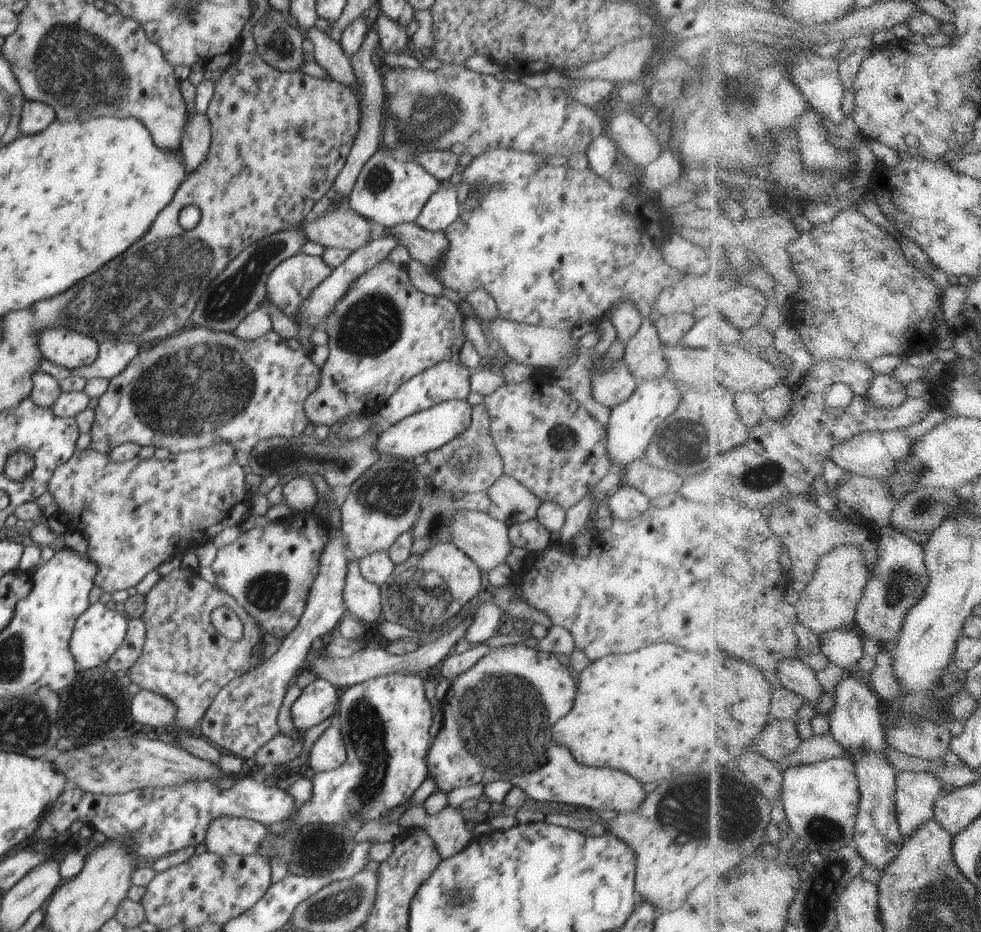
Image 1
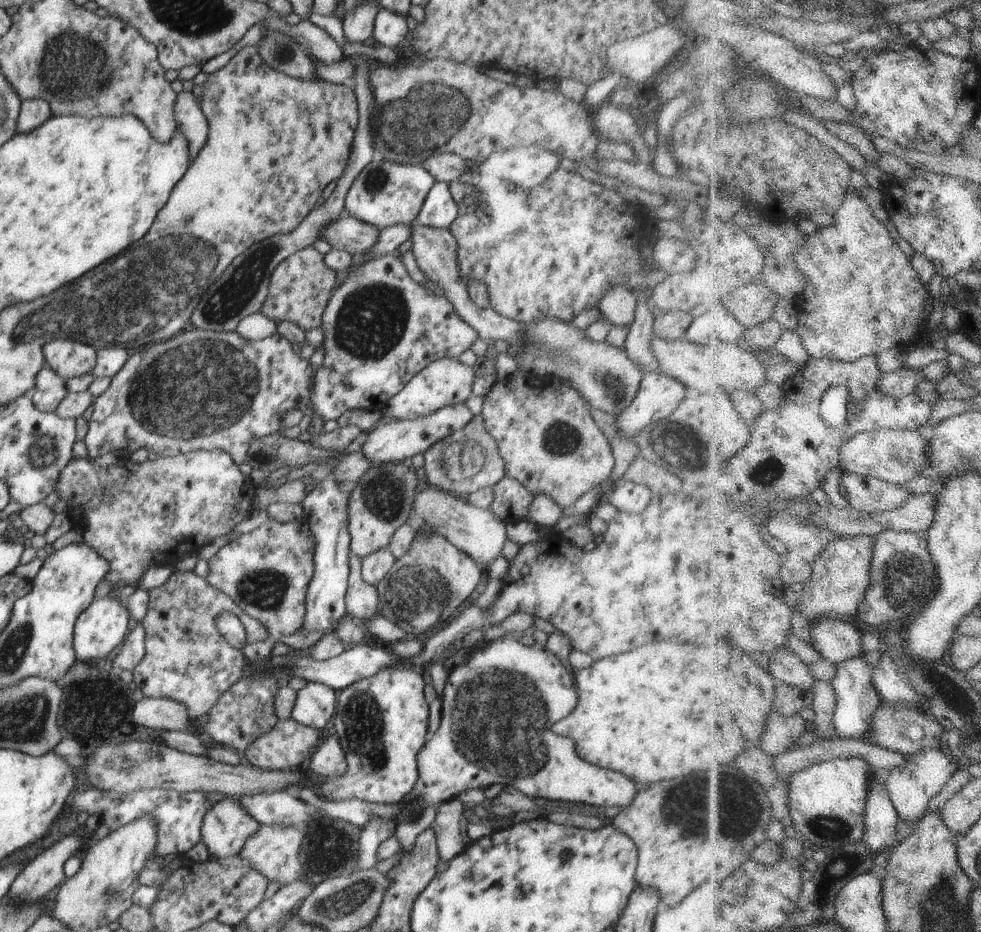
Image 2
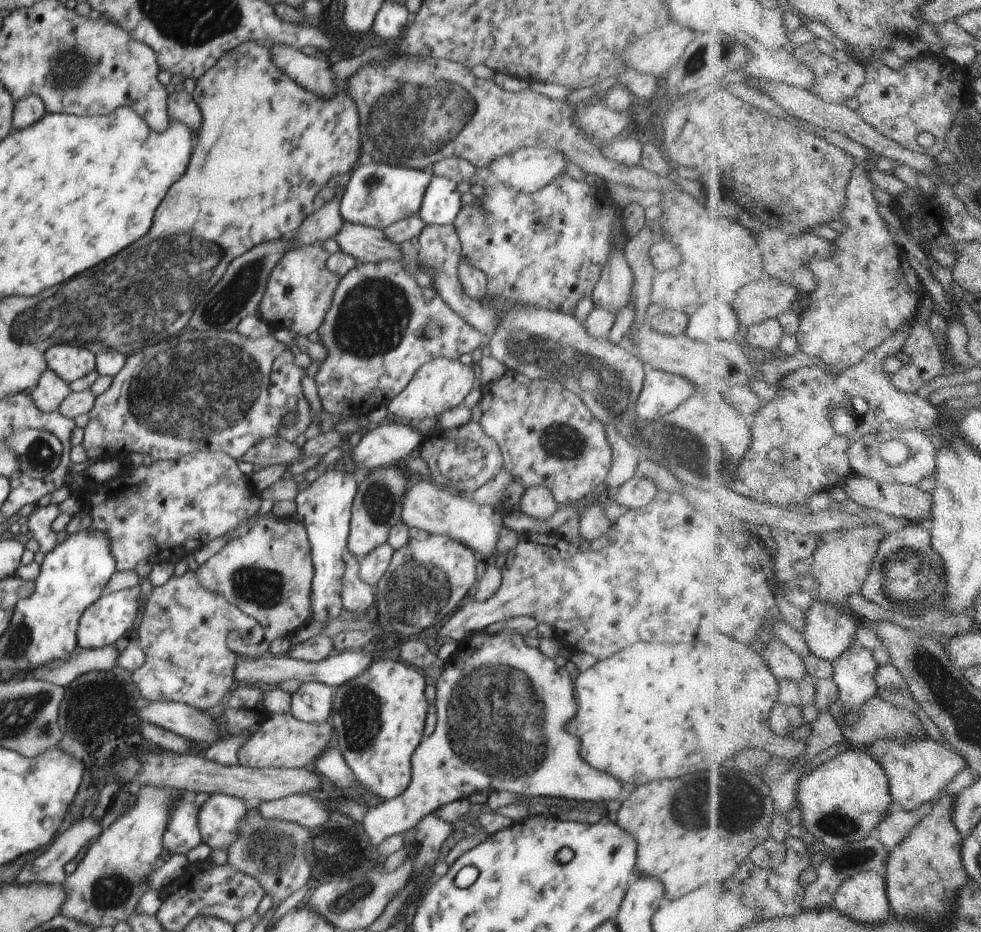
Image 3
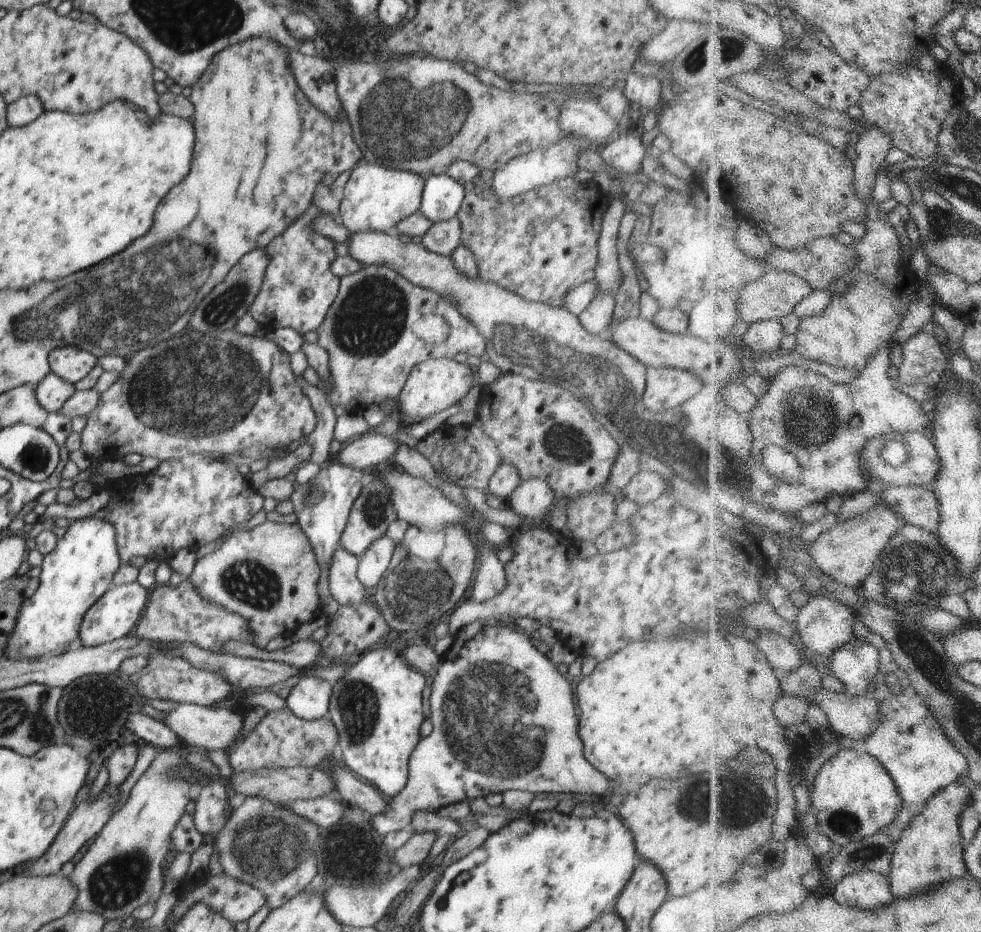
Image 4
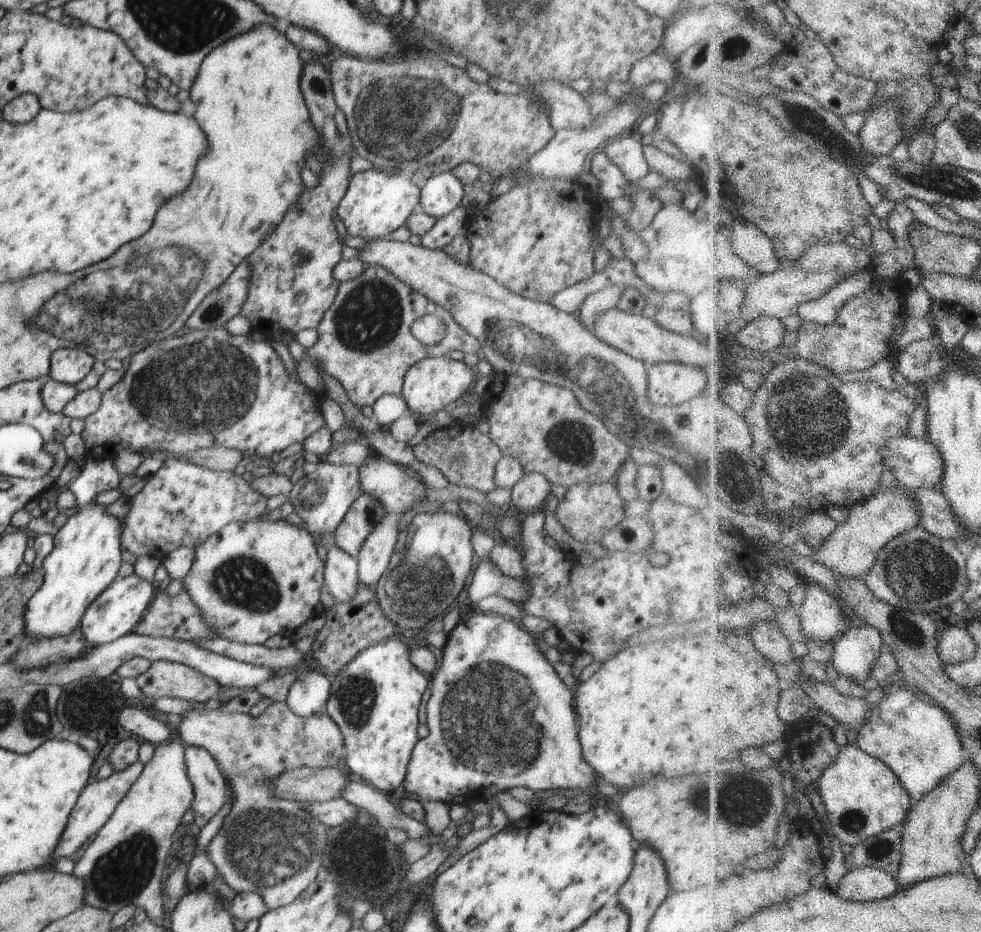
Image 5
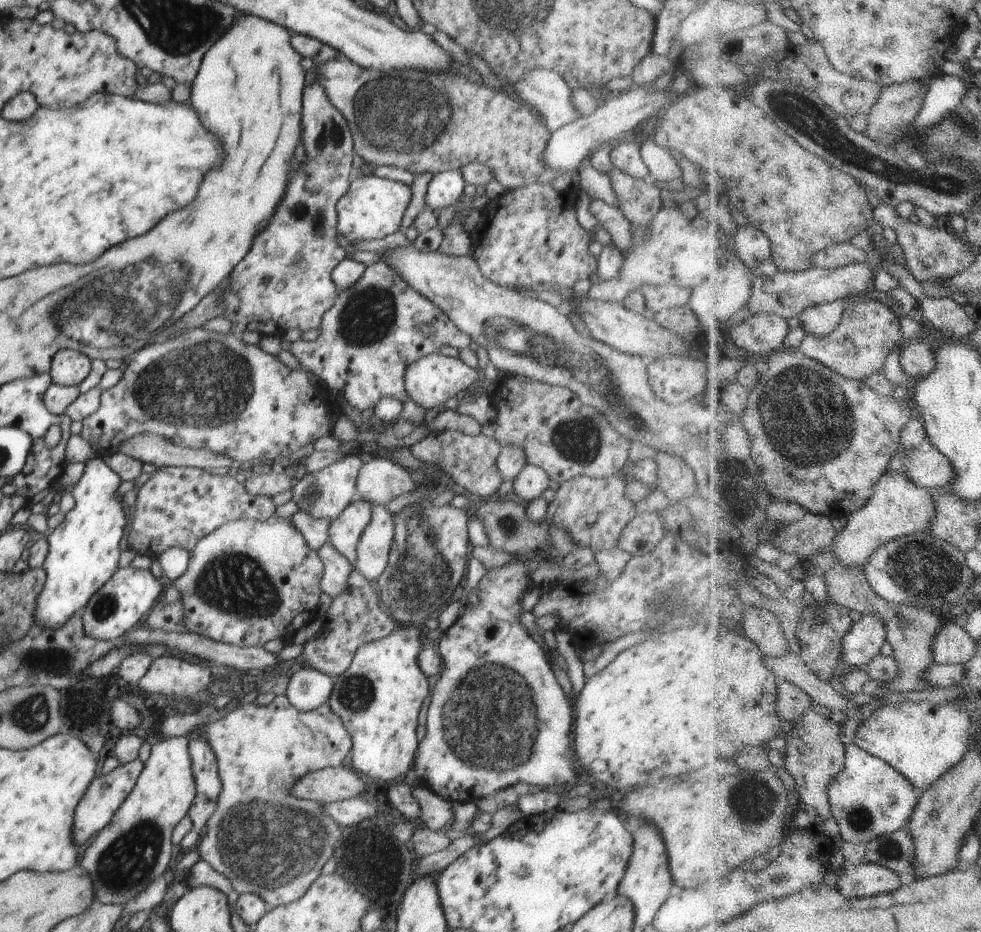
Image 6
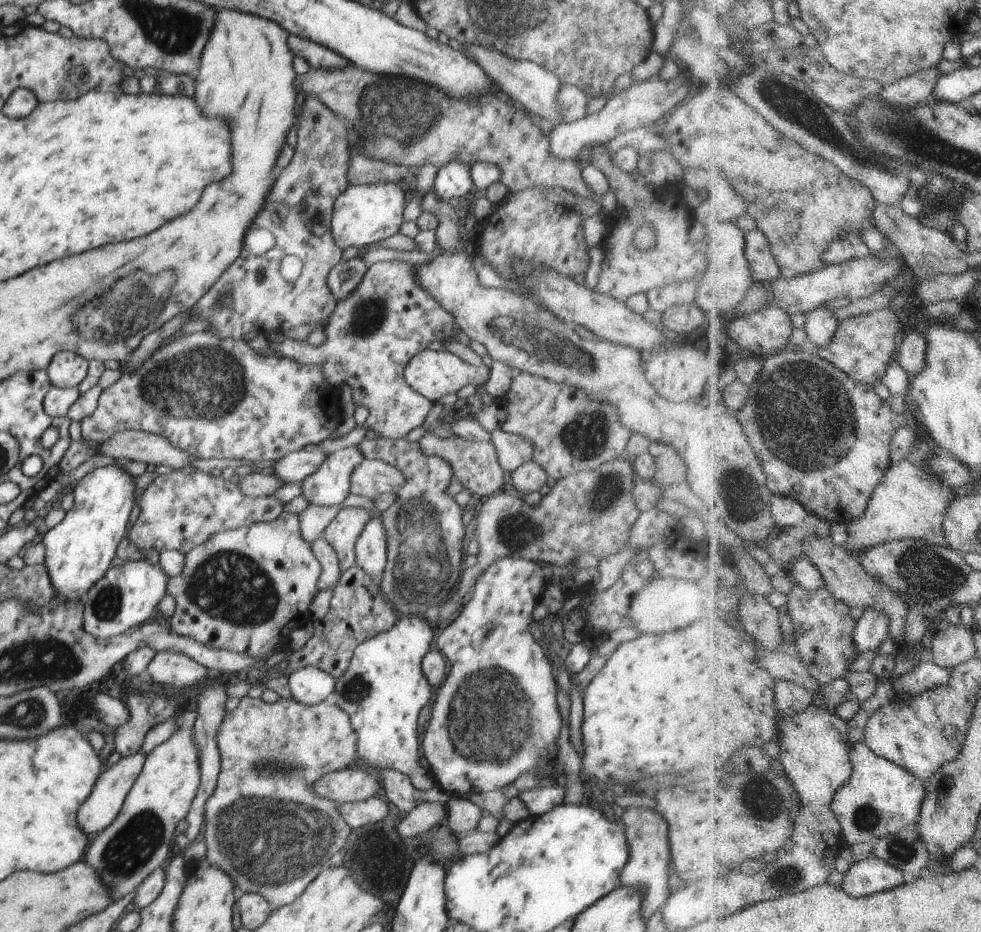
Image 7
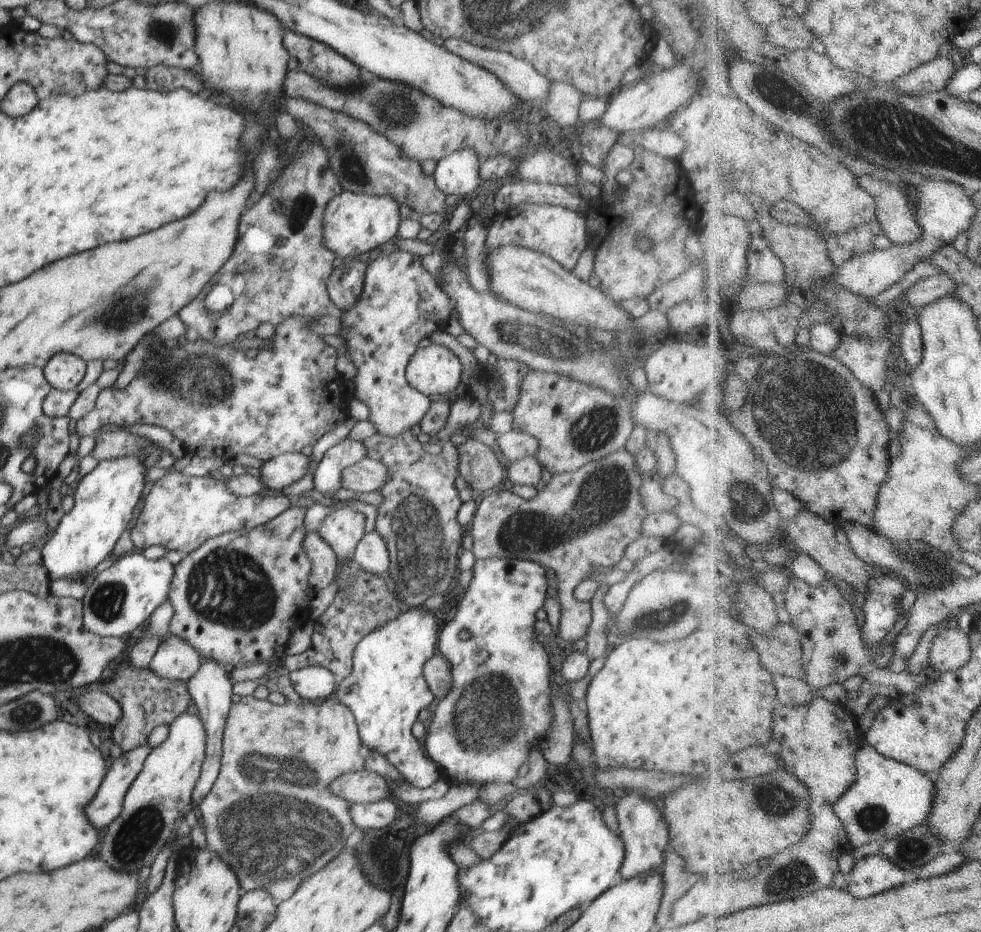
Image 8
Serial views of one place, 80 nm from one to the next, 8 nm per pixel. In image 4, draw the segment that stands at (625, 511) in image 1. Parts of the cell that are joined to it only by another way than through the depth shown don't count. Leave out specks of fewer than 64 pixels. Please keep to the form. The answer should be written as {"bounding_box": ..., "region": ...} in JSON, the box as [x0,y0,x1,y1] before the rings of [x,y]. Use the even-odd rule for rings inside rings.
{"bounding_box":[623,468,668,506],"region":[[[643,468],[638,471],[623,490],[625,498],[634,500],[639,506],[656,502],[668,489],[666,481],[656,471]]]}

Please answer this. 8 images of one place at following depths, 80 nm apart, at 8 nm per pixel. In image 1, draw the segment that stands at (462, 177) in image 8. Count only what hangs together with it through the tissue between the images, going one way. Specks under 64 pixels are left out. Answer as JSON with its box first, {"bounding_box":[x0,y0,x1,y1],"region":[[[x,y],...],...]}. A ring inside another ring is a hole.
{"bounding_box":[415,182,462,232],"region":[[[442,182],[421,208],[415,222],[426,230],[444,232],[462,213],[456,197],[456,187]]]}

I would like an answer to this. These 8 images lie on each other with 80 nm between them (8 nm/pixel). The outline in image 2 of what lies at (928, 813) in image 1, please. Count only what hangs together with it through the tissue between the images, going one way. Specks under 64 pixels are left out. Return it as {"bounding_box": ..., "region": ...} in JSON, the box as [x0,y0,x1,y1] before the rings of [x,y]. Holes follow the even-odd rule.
{"bounding_box":[887,748,961,822],"region":[[[927,748],[913,755],[902,755],[907,762],[899,767],[894,767],[887,773],[887,787],[902,818],[908,821],[919,820],[921,822],[928,816],[928,809],[930,809],[932,800],[938,794],[942,794],[942,790],[956,776],[961,765],[940,748]]]}

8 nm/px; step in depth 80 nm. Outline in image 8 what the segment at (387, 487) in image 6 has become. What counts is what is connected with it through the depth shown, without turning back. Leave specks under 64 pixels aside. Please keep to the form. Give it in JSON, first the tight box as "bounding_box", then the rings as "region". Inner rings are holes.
{"bounding_box":[341,456,387,492],"region":[[[366,456],[356,464],[344,467],[341,472],[341,487],[354,492],[374,492],[387,483],[387,466]]]}

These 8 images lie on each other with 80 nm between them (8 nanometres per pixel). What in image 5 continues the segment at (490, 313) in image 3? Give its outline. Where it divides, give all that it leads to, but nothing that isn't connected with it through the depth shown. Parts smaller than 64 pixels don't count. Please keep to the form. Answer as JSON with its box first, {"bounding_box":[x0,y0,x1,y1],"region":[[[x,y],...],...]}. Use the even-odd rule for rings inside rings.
{"bounding_box":[420,202,467,249],"region":[[[462,202],[450,211],[450,214],[439,218],[436,224],[420,238],[421,245],[427,249],[442,249],[451,243],[455,236],[464,231],[463,224],[467,217],[467,208]]]}

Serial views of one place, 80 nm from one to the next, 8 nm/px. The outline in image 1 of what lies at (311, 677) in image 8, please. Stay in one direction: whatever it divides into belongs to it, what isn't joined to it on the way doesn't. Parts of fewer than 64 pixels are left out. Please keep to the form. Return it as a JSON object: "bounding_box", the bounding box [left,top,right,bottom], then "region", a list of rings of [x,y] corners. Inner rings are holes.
{"bounding_box":[291,679,340,731],"region":[[[324,679],[308,684],[291,706],[294,728],[306,731],[330,718],[338,711],[340,693],[338,688]]]}

